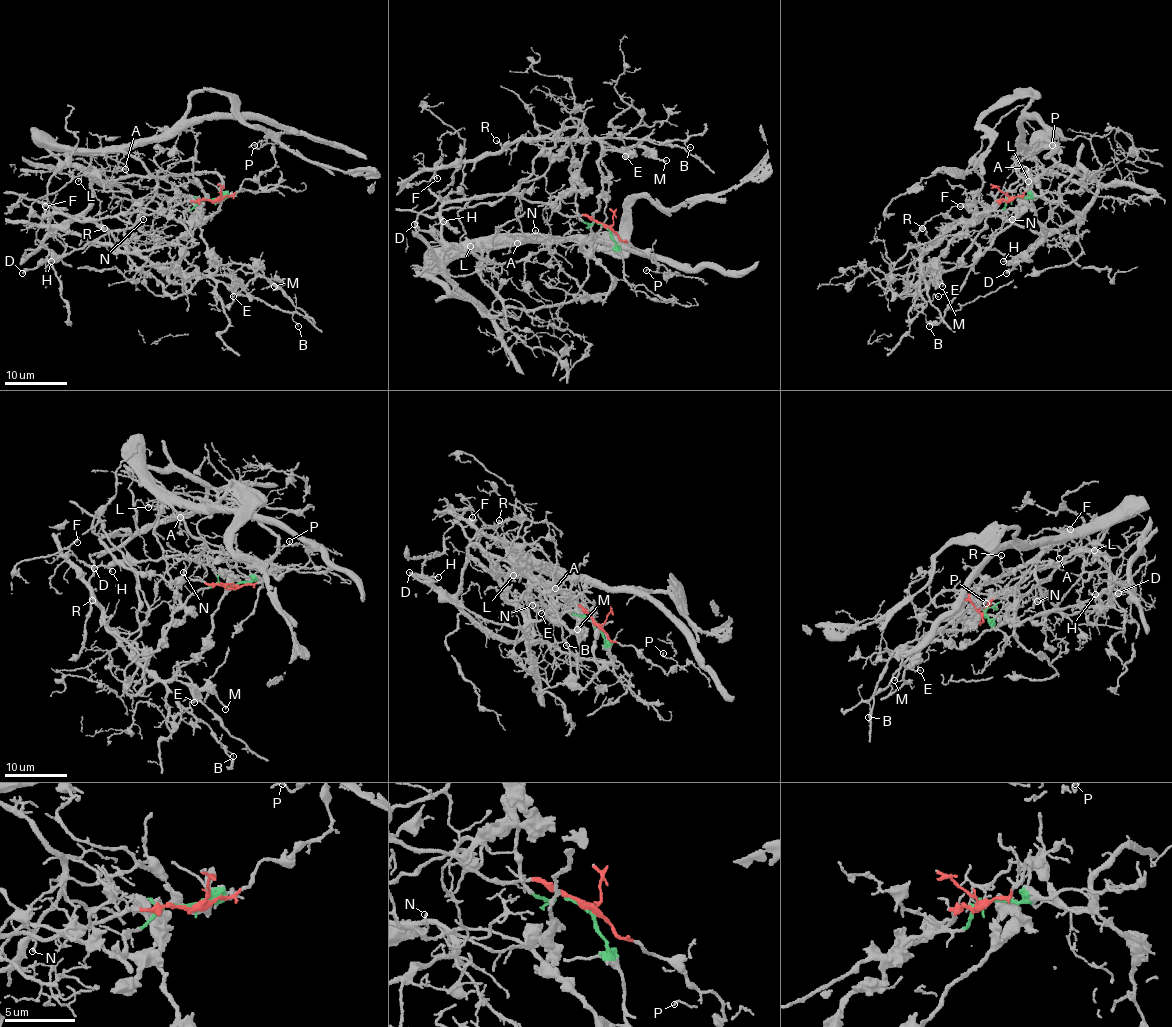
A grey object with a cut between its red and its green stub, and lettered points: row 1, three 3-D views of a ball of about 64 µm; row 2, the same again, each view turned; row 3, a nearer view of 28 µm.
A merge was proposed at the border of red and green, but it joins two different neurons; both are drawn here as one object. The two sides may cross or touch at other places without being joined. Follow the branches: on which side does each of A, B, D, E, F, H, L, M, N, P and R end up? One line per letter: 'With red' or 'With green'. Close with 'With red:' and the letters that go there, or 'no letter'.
A: With red
B: With green
D: With red
E: With green
F: With red
H: With red
L: With red
M: With green
N: With red
P: With red
R: With green
With red: A, D, F, H, L, N, P

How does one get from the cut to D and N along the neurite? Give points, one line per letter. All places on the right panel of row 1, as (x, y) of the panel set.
D: (1009, 199), (998, 201), (1002, 195), (1013, 192), (1024, 179), (1034, 218), (1045, 229), (1045, 237), (1005, 273)
N: (1009, 199), (998, 201), (1024, 179), (1027, 185), (1021, 190), (1023, 212), (1012, 220)

